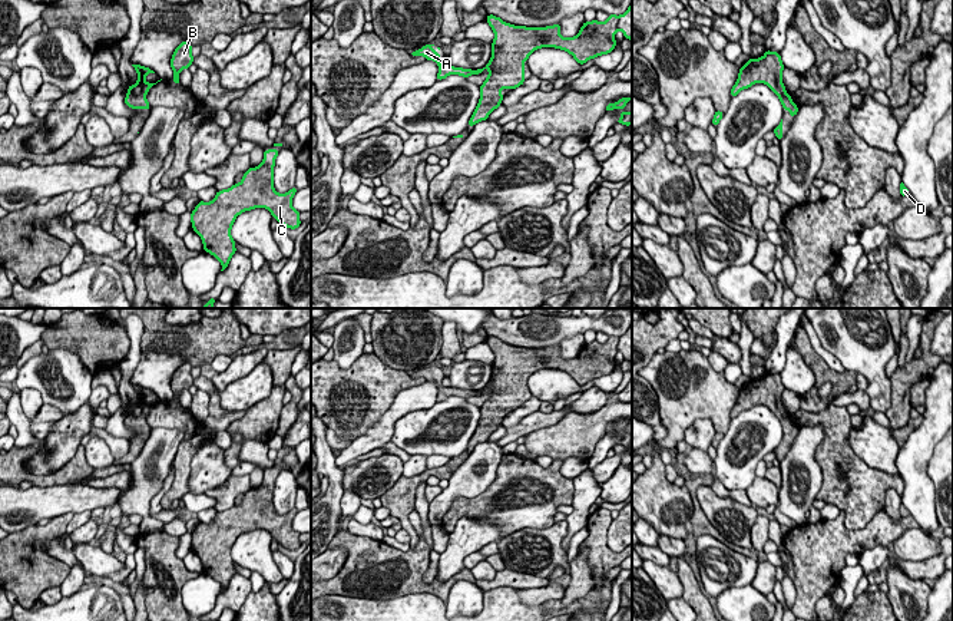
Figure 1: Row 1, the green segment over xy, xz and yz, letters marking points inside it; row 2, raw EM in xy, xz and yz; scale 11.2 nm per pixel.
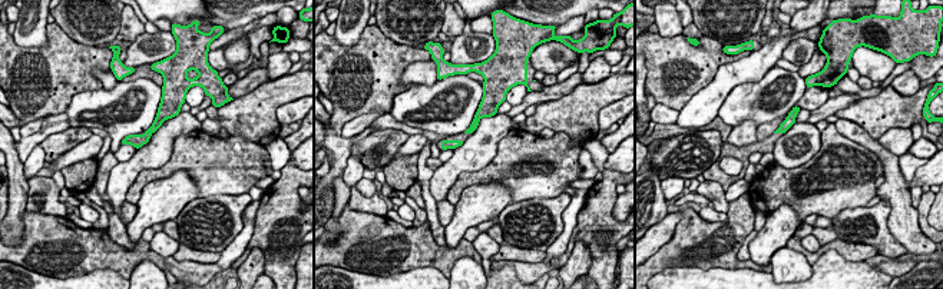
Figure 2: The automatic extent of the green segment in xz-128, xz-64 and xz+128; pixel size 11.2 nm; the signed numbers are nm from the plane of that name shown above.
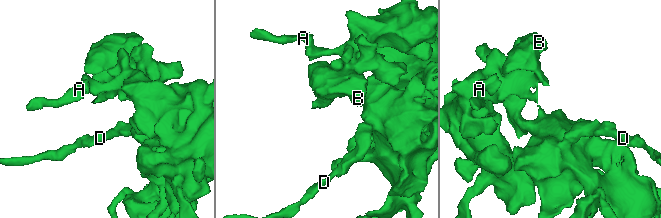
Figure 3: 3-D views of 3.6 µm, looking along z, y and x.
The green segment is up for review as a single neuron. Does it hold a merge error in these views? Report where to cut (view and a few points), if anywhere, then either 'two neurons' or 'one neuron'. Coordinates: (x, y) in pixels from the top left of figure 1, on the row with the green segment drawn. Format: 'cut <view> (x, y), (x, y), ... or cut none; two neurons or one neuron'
cut none; one neuron

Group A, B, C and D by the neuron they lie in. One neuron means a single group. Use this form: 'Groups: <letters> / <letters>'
Groups: A B C D

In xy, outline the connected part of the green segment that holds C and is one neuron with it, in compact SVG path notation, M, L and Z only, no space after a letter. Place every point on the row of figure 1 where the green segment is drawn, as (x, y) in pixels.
M264 151L264 161L244 172L242 181L228 189L218 191L211 202L199 201L191 212L192 229L201 237L203 251L214 255L224 271L236 252L231 235L232 224L245 211L265 208L284 227L295 229L301 225L300 211L292 208L295 186L285 194L274 188L274 166L278 151Z

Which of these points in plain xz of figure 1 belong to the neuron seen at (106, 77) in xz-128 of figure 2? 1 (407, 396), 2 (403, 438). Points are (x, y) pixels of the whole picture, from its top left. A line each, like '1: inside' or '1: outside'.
1: inside
2: outside

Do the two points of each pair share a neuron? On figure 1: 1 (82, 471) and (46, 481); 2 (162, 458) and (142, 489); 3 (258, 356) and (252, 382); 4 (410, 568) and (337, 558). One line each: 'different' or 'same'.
1: same
2: same
3: different
4: different

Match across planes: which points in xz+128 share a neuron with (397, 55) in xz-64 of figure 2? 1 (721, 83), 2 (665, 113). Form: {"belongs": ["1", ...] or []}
{"belongs": []}

